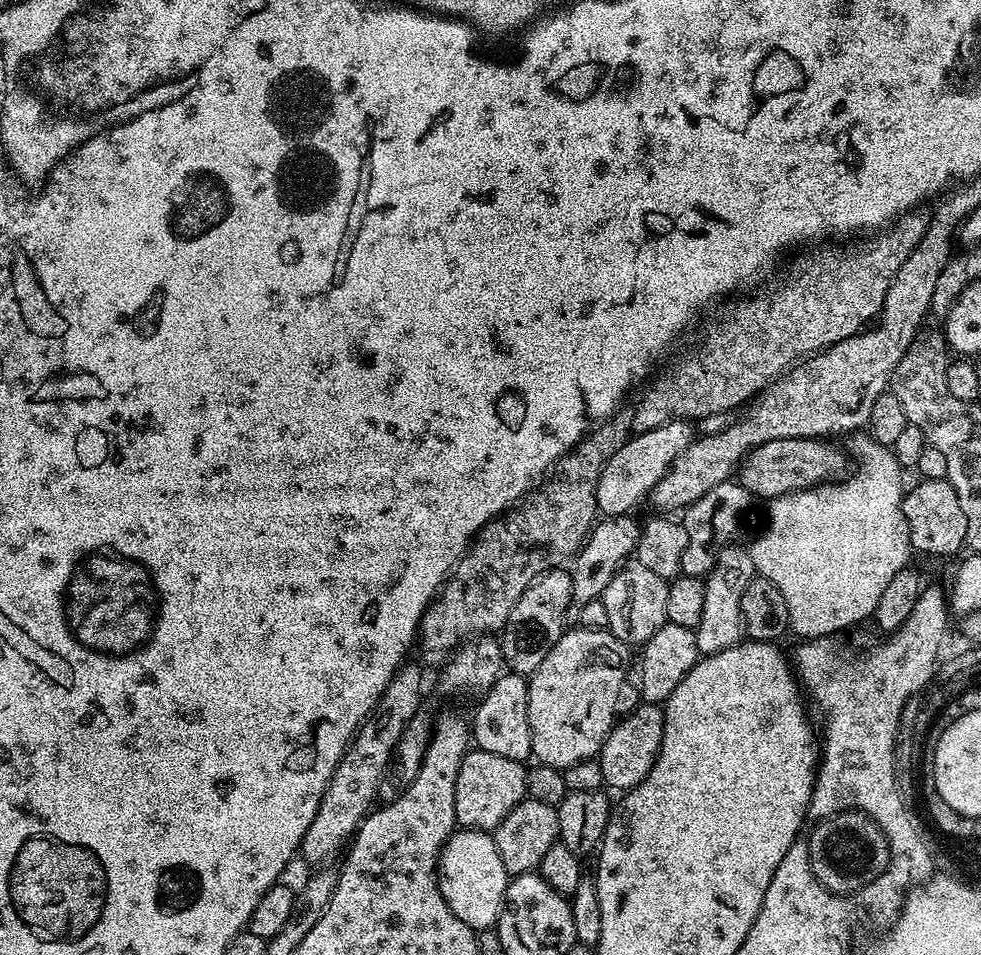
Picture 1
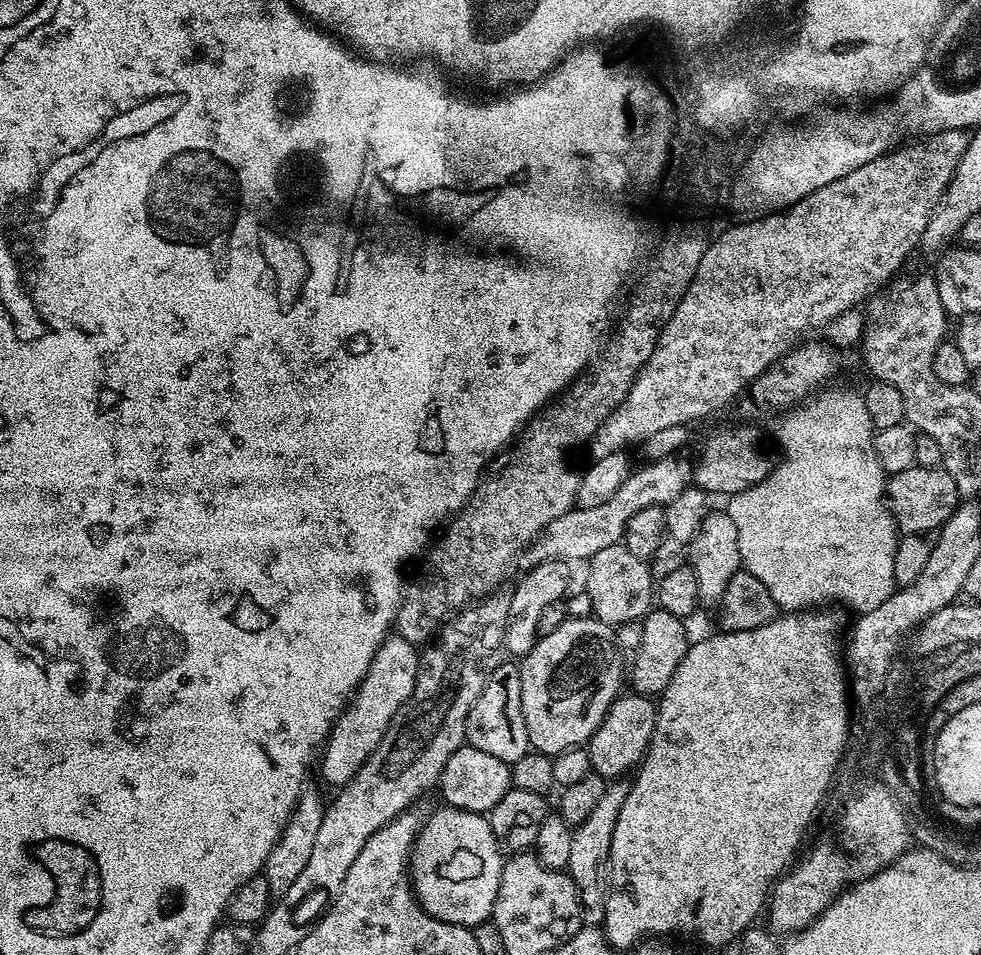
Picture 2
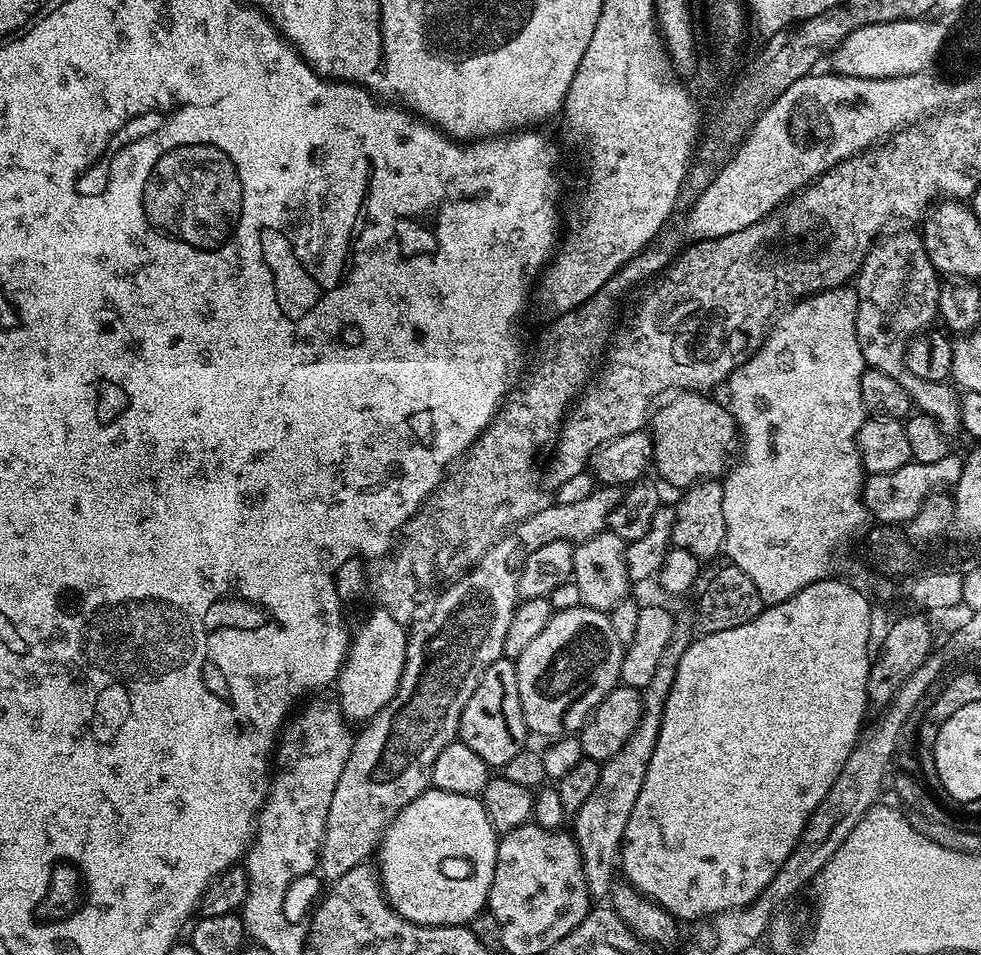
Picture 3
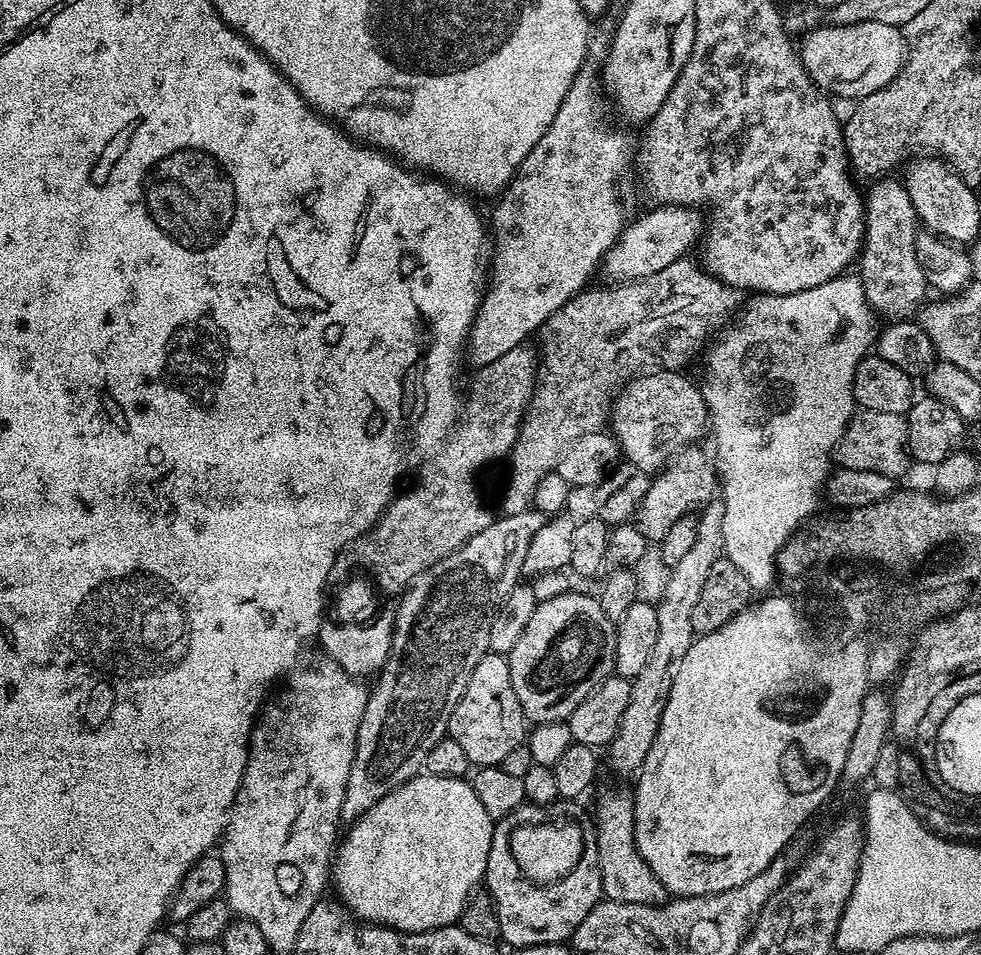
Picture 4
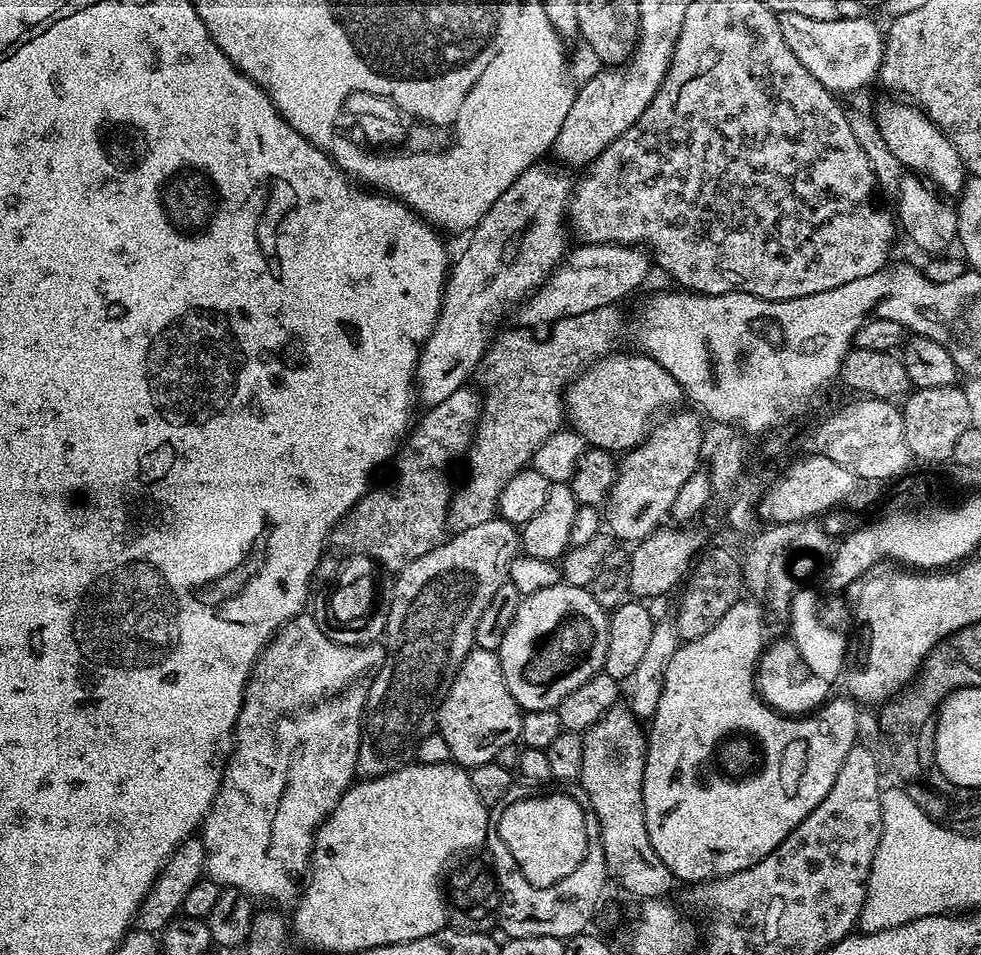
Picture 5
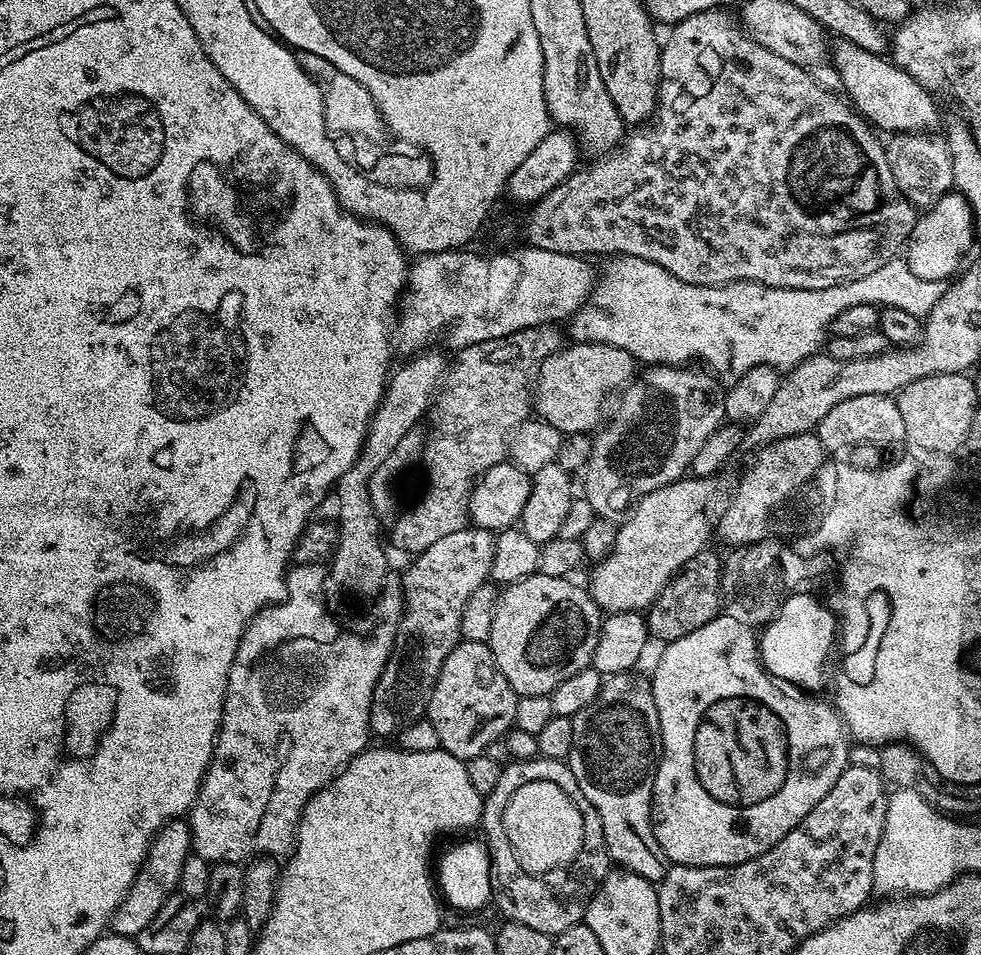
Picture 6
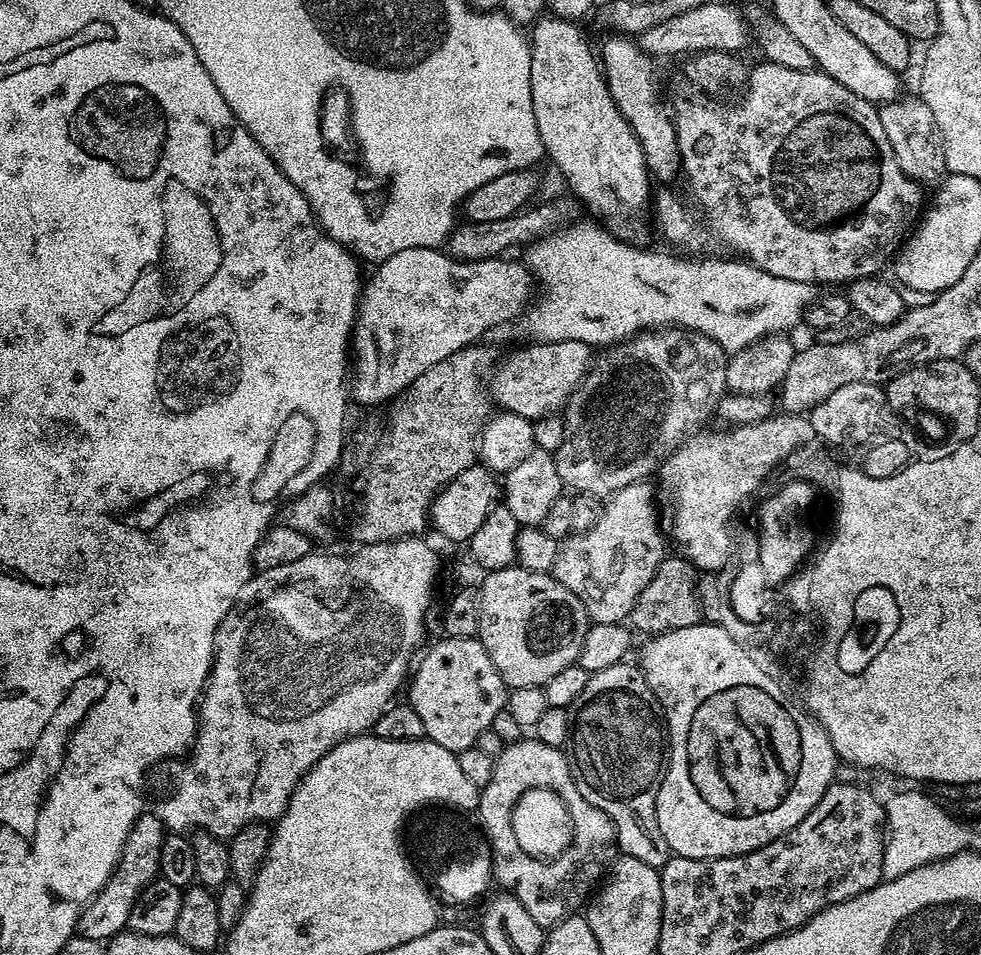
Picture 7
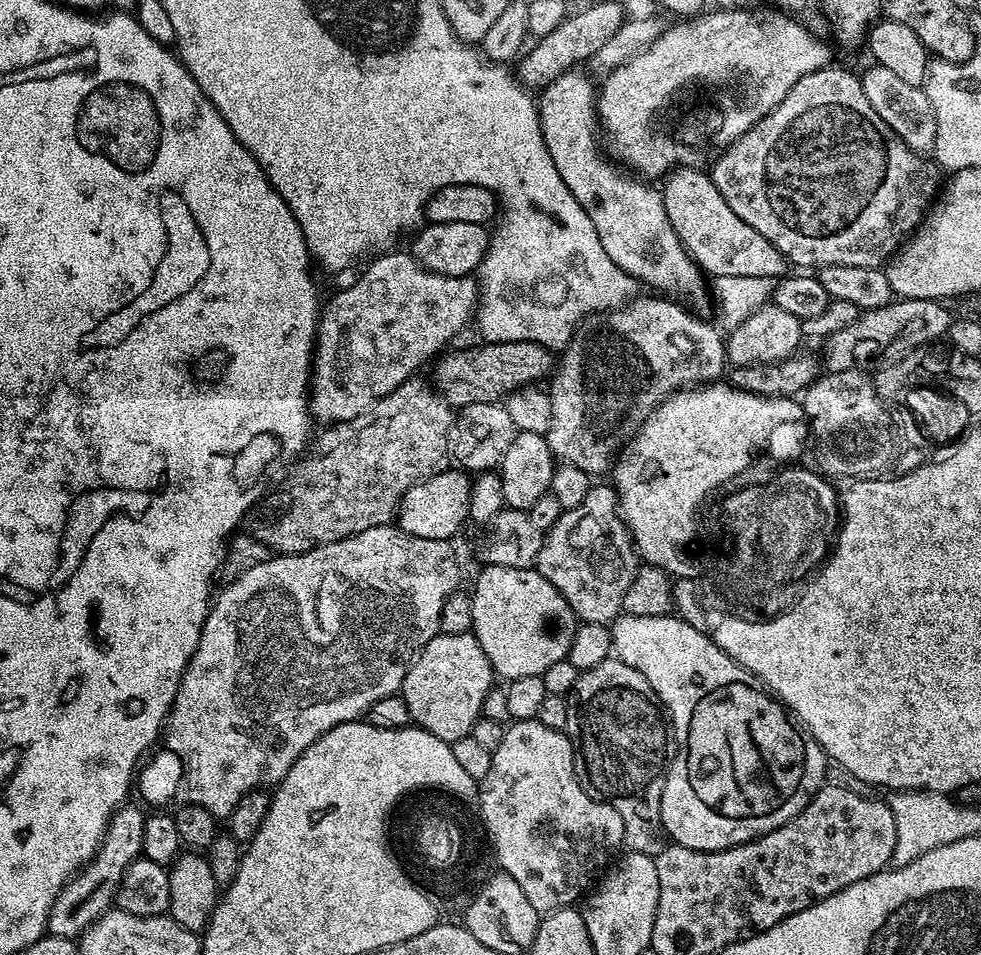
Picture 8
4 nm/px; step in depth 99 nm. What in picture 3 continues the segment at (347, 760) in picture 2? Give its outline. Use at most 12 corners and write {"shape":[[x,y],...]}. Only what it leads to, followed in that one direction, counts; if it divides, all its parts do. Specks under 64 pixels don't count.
{"shape":[[400,626],[349,647],[344,719],[372,720],[394,698],[408,645]]}

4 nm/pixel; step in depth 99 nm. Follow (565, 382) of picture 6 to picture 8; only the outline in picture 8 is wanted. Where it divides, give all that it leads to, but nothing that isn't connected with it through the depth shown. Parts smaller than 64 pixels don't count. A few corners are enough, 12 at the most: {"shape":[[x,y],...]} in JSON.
{"shape":[[532,342],[481,343],[435,361],[457,409],[503,401],[554,368]]}

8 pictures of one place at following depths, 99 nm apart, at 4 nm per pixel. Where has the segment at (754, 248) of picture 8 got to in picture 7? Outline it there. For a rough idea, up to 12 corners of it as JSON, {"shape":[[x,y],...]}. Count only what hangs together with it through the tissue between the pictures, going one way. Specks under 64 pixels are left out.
{"shape":[[612,34],[602,71],[660,180],[681,175],[653,57]]}

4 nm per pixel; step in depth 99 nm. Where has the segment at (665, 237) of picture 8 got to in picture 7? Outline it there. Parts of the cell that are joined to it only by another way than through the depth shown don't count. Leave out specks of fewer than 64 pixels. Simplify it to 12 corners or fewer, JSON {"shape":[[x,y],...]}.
{"shape":[[577,21],[531,25],[544,156],[640,246],[648,163]]}

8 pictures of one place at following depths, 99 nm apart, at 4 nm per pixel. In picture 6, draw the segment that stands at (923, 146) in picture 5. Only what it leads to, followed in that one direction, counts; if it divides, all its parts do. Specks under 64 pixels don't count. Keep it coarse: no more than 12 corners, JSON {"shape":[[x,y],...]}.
{"shape":[[831,49],[852,107],[884,134],[939,129],[933,93],[887,55]]}

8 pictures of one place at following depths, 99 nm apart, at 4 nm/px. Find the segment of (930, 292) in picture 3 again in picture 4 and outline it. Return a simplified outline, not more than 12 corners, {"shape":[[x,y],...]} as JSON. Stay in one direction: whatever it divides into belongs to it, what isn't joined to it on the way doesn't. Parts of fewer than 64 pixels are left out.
{"shape":[[903,179],[866,192],[858,279],[884,318],[925,303]]}

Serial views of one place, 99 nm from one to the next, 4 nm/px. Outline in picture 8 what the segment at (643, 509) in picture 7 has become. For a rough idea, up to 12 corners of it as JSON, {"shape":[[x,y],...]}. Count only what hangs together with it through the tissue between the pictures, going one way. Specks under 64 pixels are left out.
{"shape":[[593,483],[534,567],[577,621],[611,625],[638,557],[616,489]]}

